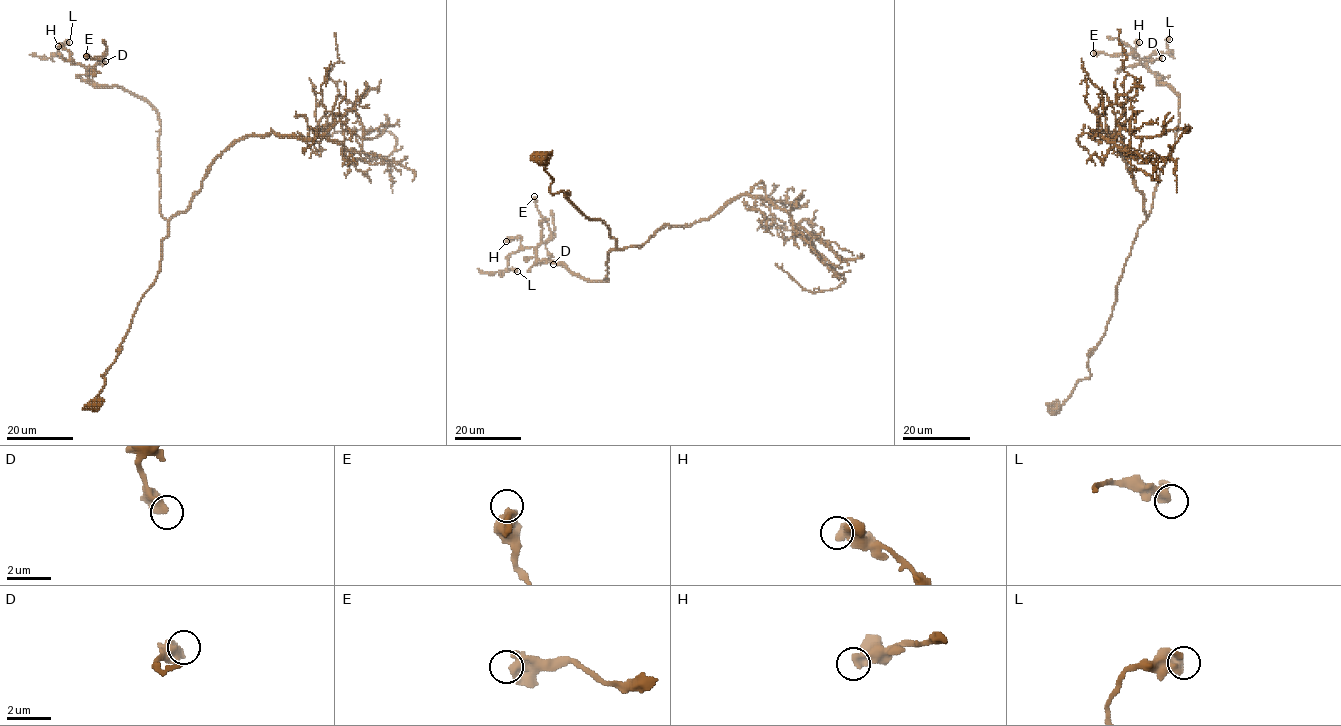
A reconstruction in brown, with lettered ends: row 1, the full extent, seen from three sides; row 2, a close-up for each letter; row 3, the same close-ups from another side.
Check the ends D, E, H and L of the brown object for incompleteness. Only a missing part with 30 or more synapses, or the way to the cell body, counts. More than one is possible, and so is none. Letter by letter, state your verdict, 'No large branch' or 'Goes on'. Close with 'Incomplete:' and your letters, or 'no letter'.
D: No large branch
E: No large branch
H: No large branch
L: No large branch
Incomplete: no letter

